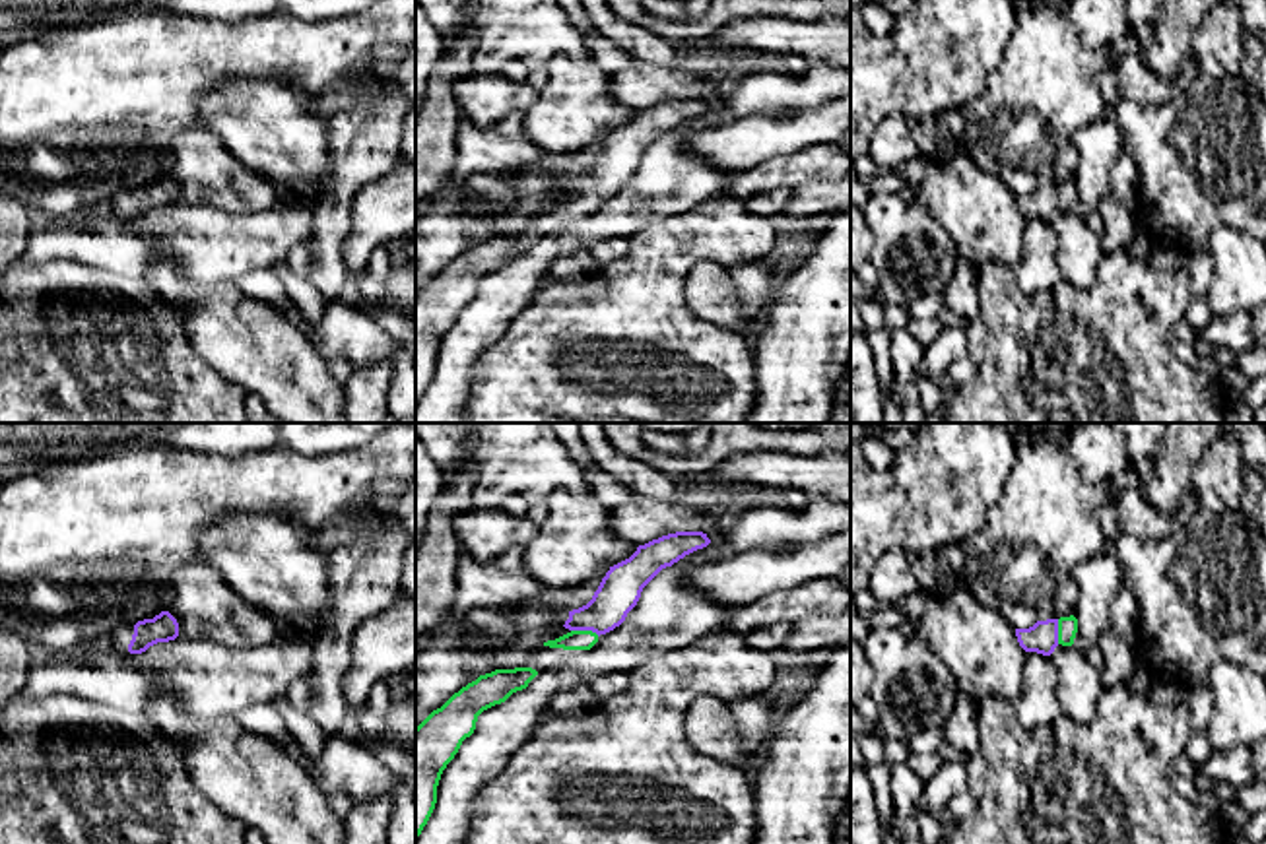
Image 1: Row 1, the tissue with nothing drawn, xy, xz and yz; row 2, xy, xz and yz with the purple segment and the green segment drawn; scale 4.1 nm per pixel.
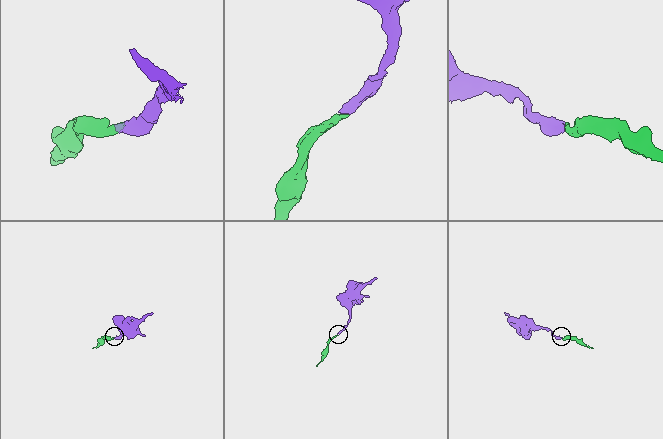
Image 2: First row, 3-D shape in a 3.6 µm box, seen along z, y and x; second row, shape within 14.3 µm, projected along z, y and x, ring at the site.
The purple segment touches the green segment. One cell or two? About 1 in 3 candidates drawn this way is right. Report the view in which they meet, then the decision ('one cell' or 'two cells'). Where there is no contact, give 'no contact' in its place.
xz | one cell

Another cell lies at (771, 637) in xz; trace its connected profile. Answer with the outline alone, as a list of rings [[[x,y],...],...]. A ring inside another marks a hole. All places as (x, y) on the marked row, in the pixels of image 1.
[[[781,621],[777,625],[769,625],[765,629],[755,629],[751,633],[744,634],[744,640],[748,646],[763,650],[763,652],[773,652],[777,648],[784,648],[786,640],[790,638],[794,629],[794,623]]]

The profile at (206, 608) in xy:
[[[202,561],[181,567],[165,598],[179,623],[179,636],[229,648],[264,646],[280,640],[283,621],[249,603],[221,574]]]

